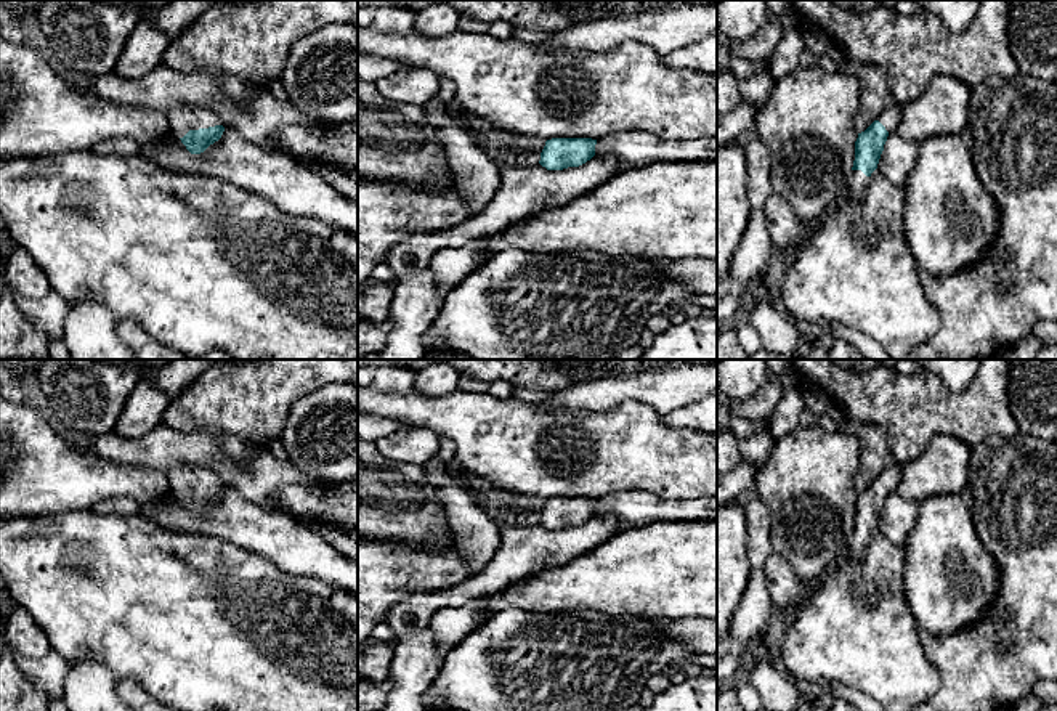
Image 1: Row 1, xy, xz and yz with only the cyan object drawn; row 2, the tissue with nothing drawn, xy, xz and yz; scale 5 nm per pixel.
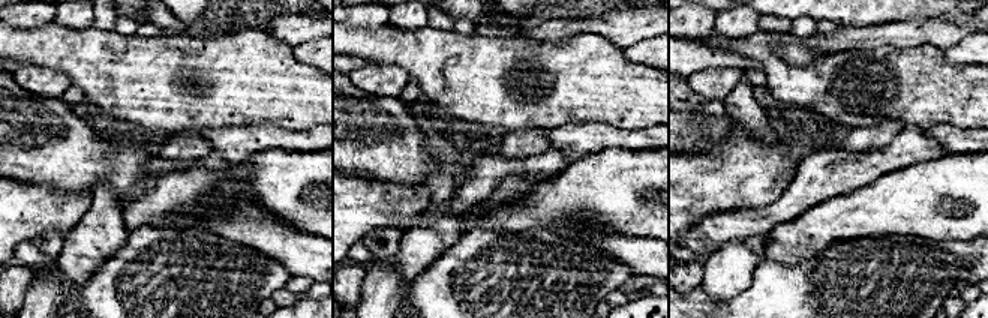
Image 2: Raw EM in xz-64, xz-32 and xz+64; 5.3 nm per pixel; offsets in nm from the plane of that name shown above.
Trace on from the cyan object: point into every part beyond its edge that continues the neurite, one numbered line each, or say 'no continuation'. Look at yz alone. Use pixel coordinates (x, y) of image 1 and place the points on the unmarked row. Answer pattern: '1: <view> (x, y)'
1: yz (890, 477)
2: yz (857, 543)

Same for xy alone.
1: xy (182, 479)

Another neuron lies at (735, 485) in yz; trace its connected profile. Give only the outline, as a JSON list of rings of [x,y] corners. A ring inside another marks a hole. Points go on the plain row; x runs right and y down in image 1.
[[[746,461],[727,473],[717,475],[717,506],[743,501],[752,493],[759,469]]]

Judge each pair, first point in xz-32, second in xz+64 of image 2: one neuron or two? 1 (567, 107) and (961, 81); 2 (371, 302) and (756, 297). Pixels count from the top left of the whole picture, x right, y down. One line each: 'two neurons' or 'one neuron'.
1: one neuron
2: two neurons

